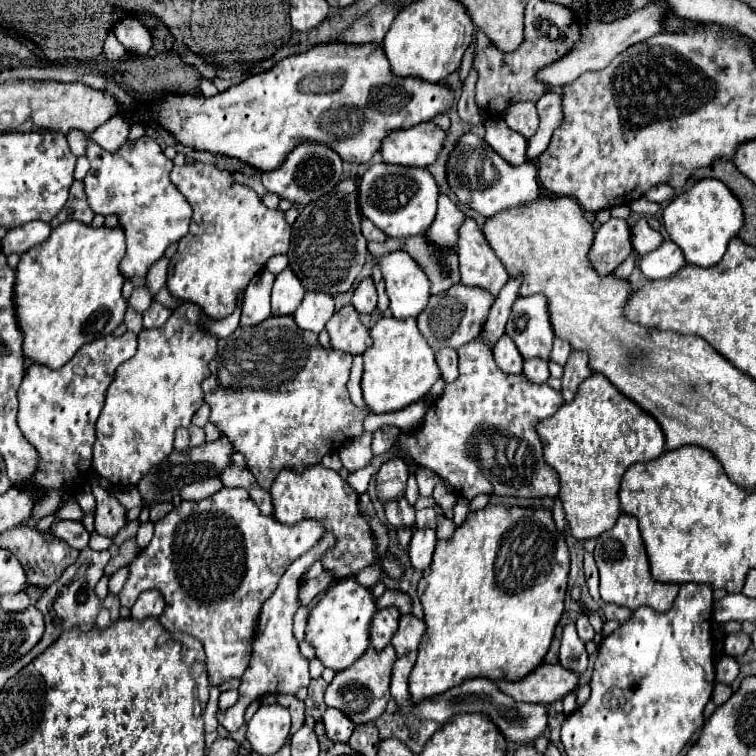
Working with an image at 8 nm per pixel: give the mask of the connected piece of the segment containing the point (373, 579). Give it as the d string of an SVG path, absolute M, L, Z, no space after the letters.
M376 563L376 565L372 565L372 567L362 569L360 573L356 573L356 581L358 581L358 583L362 583L364 587L372 589L372 587L380 581L380 567L378 567L378 563Z

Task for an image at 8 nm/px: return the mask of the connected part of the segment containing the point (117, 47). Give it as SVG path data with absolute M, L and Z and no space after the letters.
M108 31L108 37L104 41L104 53L106 53L108 63L120 63L124 57L124 49L122 49L120 41L116 39L114 31Z

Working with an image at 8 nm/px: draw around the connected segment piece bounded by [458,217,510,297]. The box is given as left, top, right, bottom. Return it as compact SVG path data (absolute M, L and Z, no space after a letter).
M466 219L460 227L458 239L458 259L460 259L460 275L462 283L470 287L482 287L492 297L496 297L502 285L508 281L508 273L504 263L496 257L482 231L478 229L474 219Z

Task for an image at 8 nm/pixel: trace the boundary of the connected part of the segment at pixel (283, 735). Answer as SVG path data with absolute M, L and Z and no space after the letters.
M262 705L248 721L246 739L260 755L274 755L290 735L290 713L280 705Z

